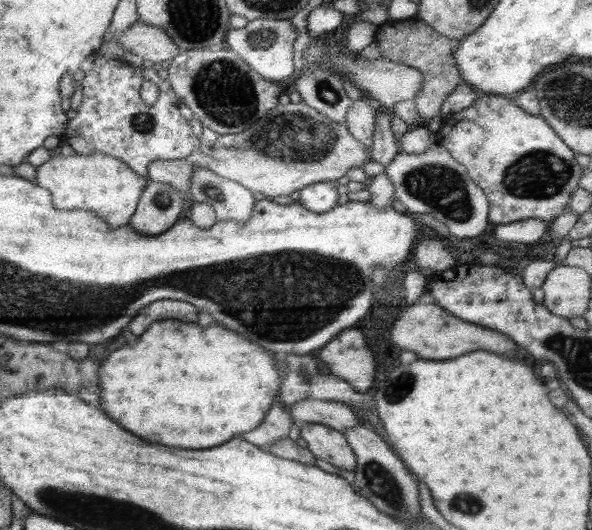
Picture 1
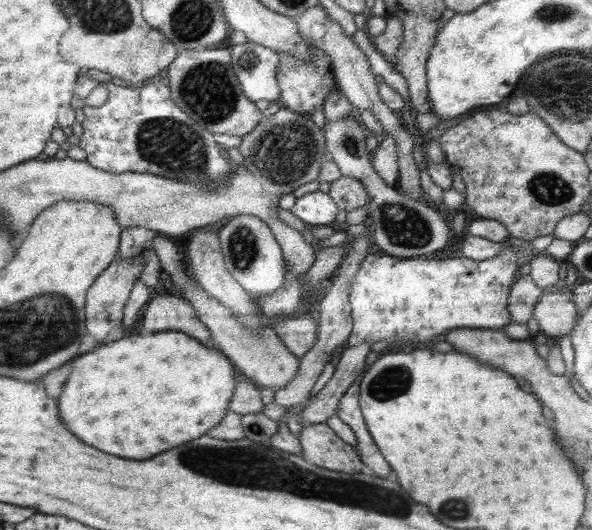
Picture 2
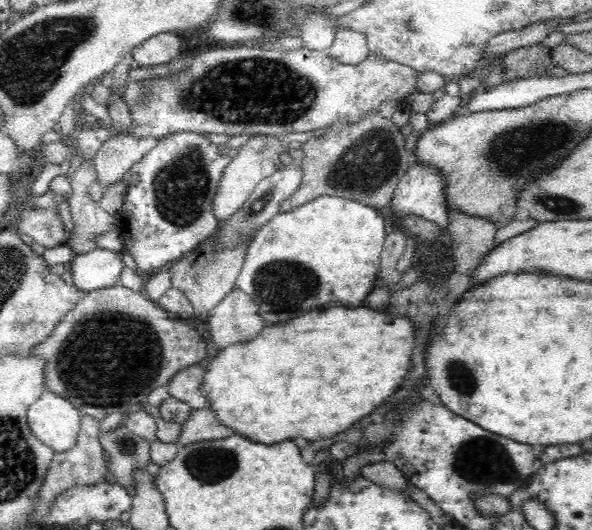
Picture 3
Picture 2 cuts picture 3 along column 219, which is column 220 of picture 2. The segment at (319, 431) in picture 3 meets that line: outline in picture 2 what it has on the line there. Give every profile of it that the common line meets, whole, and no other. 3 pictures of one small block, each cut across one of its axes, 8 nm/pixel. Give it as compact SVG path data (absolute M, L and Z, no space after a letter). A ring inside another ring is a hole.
M156 332L152 336L132 336L110 342L72 360L70 374L58 400L58 412L64 426L84 444L120 458L146 460L214 428L228 411L234 387L234 364L220 350L184 332Z

